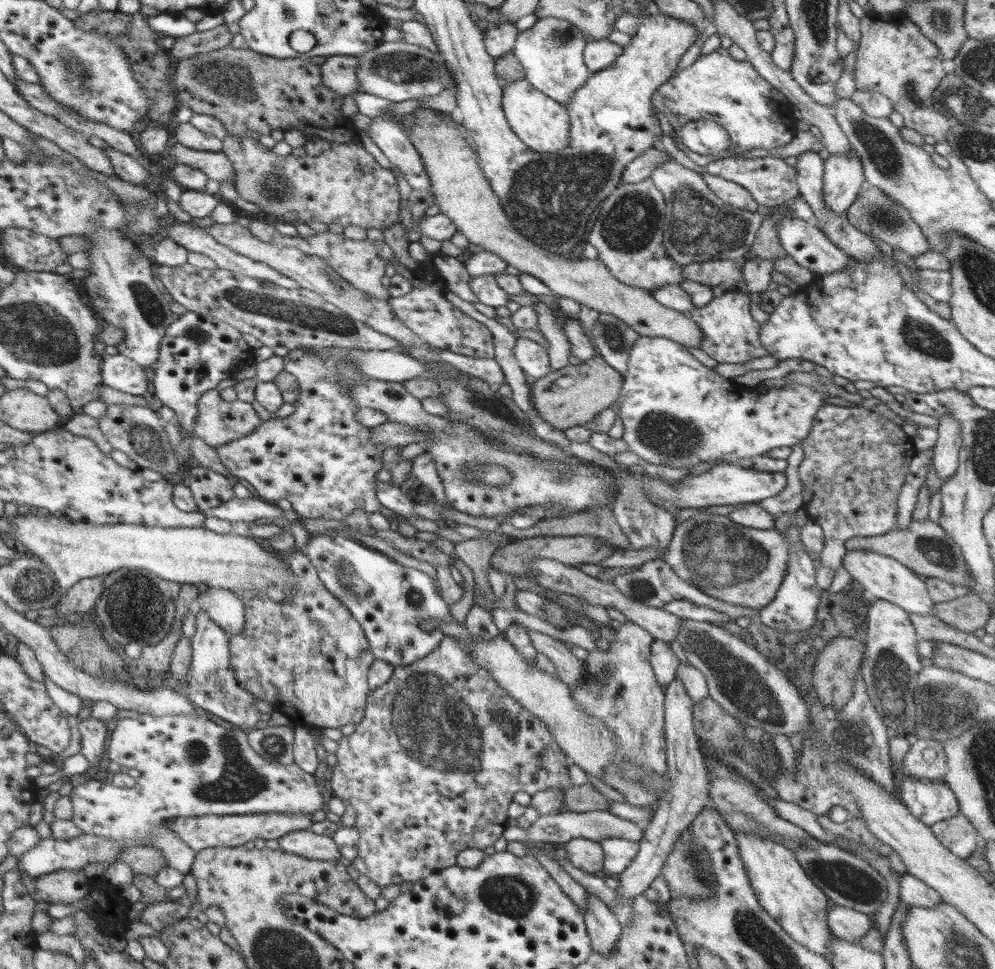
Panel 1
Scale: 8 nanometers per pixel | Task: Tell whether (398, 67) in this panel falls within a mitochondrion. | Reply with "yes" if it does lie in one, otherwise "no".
yes

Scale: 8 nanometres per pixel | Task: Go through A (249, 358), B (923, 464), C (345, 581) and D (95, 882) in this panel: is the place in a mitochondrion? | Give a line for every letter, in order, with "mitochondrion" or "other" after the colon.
A: other
B: other
C: mitochondrion
D: other

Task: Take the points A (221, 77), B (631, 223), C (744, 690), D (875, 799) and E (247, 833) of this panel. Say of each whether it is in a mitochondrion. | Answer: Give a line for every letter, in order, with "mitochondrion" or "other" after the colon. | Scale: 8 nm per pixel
A: mitochondrion
B: mitochondrion
C: mitochondrion
D: other
E: other

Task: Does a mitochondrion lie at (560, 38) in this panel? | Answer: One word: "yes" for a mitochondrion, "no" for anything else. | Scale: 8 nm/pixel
yes

